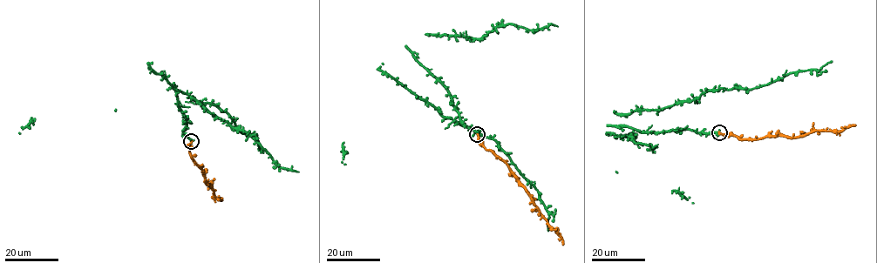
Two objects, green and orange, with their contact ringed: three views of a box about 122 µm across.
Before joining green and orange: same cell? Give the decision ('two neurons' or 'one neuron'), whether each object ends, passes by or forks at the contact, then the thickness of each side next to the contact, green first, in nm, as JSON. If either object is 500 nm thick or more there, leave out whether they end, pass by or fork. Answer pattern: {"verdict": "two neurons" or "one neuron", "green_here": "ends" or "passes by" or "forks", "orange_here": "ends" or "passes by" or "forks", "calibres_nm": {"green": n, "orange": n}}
{"verdict": "one neuron", "green_here": "ends", "orange_here": "ends", "calibres_nm": {"green": 460, "orange": 420}}

